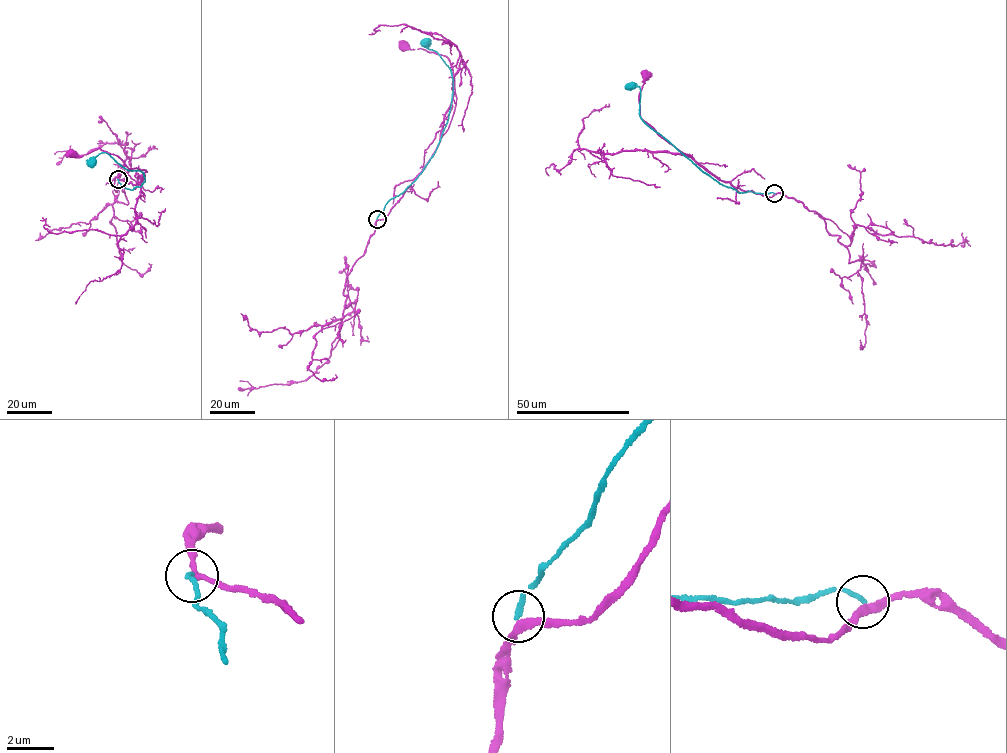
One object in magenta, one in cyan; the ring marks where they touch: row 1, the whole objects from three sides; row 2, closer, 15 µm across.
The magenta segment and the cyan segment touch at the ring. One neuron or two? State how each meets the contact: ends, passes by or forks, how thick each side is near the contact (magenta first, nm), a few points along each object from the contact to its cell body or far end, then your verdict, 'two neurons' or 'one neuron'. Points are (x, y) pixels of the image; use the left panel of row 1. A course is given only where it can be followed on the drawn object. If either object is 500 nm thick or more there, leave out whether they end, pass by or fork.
magenta passes by; cyan ends; calibres 240 and 200 nm; course magenta (118, 179), (132, 185), (147, 172), (130, 169), (116, 155), (97, 148), (79, 156), (70, 153); course cyan (118, 179), (121, 187), (130, 190), (145, 181), (143, 174), (124, 168), (105, 152), (99, 153), (92, 162); two neurons

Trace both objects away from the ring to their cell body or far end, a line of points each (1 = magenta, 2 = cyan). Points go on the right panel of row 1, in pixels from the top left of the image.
1: (774, 193), (767, 196), (721, 179), (657, 135), (640, 112), (638, 97), (645, 74)
2: (774, 193), (737, 191), (703, 171), (641, 119), (639, 86), (629, 85)

